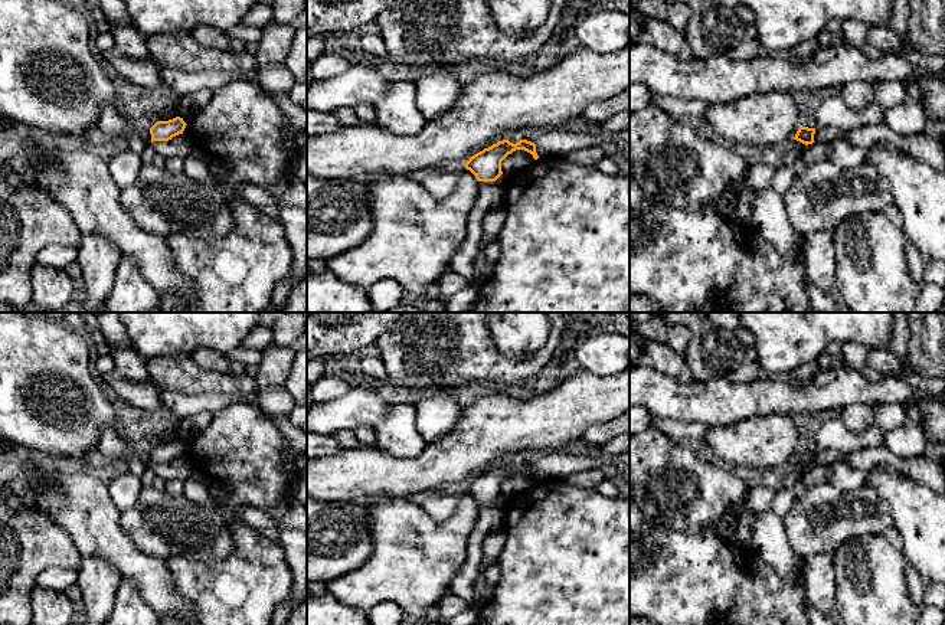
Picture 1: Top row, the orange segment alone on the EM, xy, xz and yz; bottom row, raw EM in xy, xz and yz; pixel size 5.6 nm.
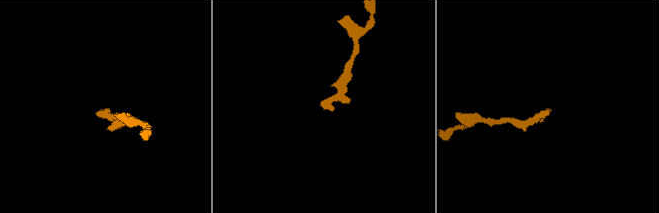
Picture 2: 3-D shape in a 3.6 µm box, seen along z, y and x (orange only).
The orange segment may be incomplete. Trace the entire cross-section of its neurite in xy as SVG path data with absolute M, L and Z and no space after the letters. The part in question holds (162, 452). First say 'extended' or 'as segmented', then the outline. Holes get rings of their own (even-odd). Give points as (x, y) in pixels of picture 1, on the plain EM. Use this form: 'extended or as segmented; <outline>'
as segmented; M176 439L176 441L169 442L169 444L157 444L150 451L151 465L153 464L169 464L173 459L183 457L186 448L187 446L180 439Z

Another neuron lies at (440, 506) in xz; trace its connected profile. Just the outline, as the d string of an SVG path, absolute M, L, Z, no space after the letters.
M464 488L448 490L445 493L434 491L428 495L422 508L431 518L444 523L455 514L462 491Z

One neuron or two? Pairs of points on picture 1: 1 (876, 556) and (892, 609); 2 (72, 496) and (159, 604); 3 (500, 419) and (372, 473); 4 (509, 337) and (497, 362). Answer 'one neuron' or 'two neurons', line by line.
1: one neuron
2: one neuron
3: one neuron
4: two neurons

